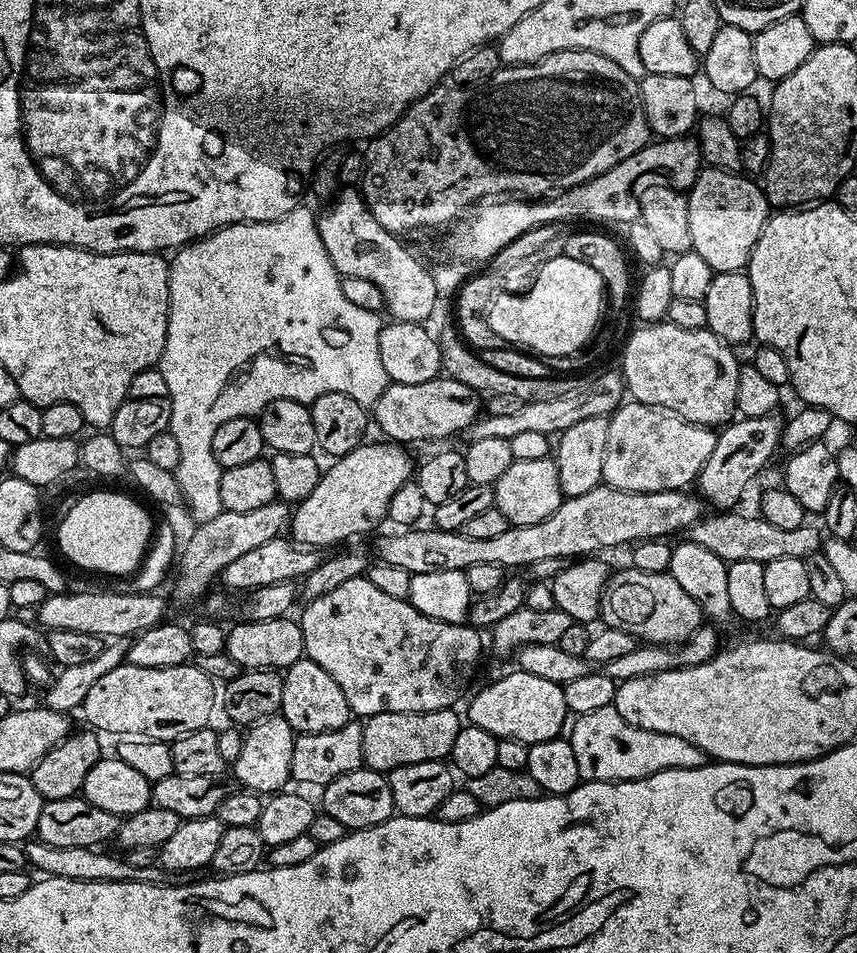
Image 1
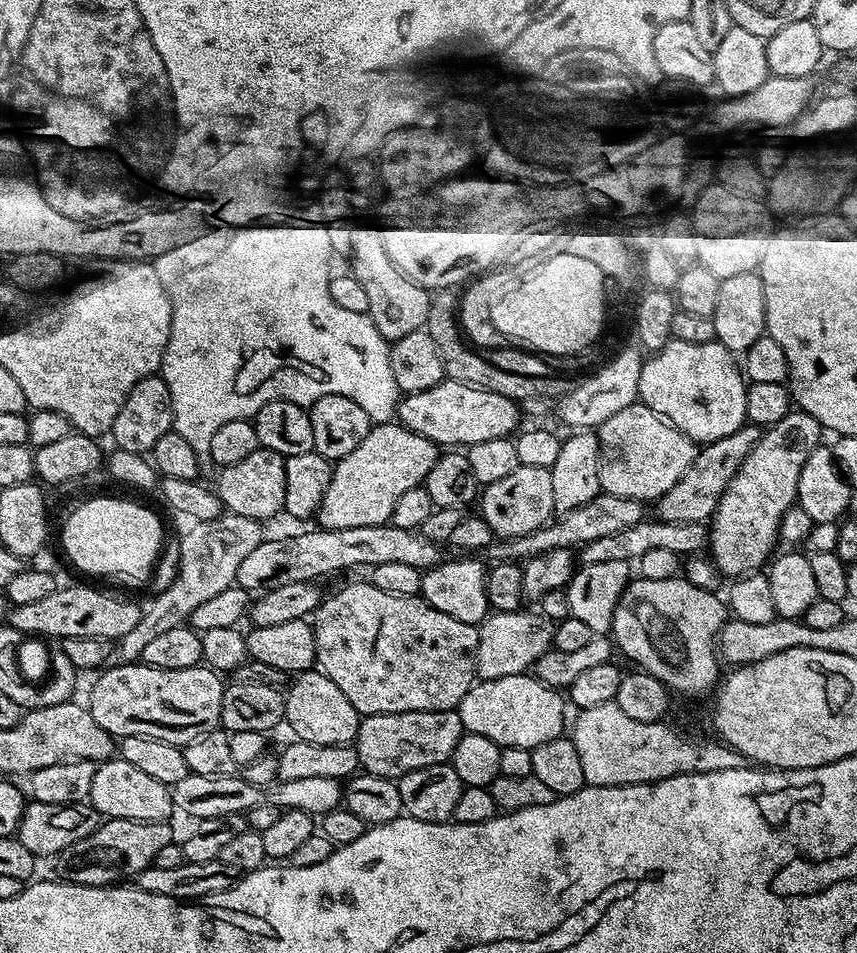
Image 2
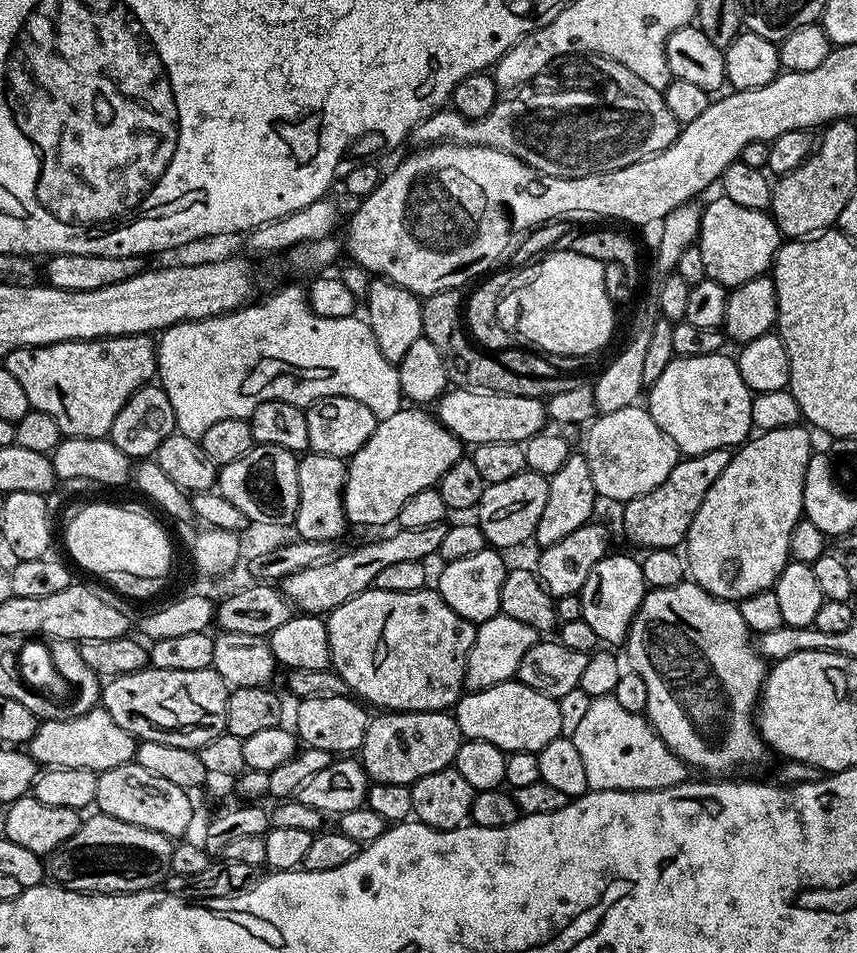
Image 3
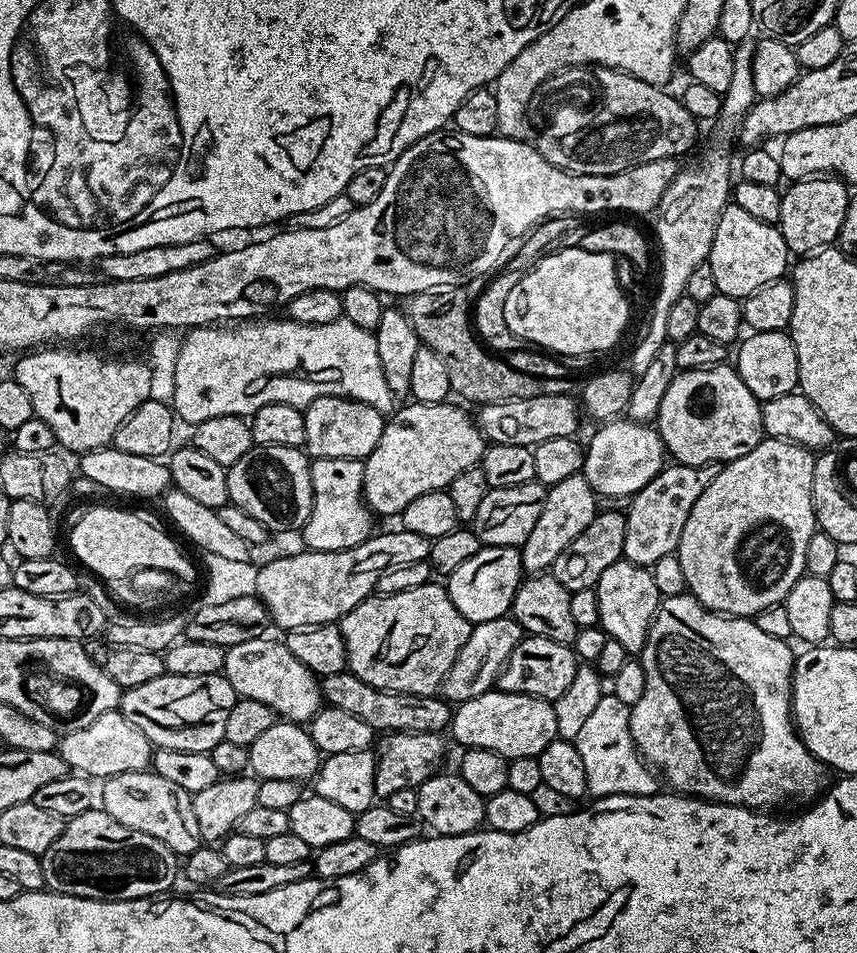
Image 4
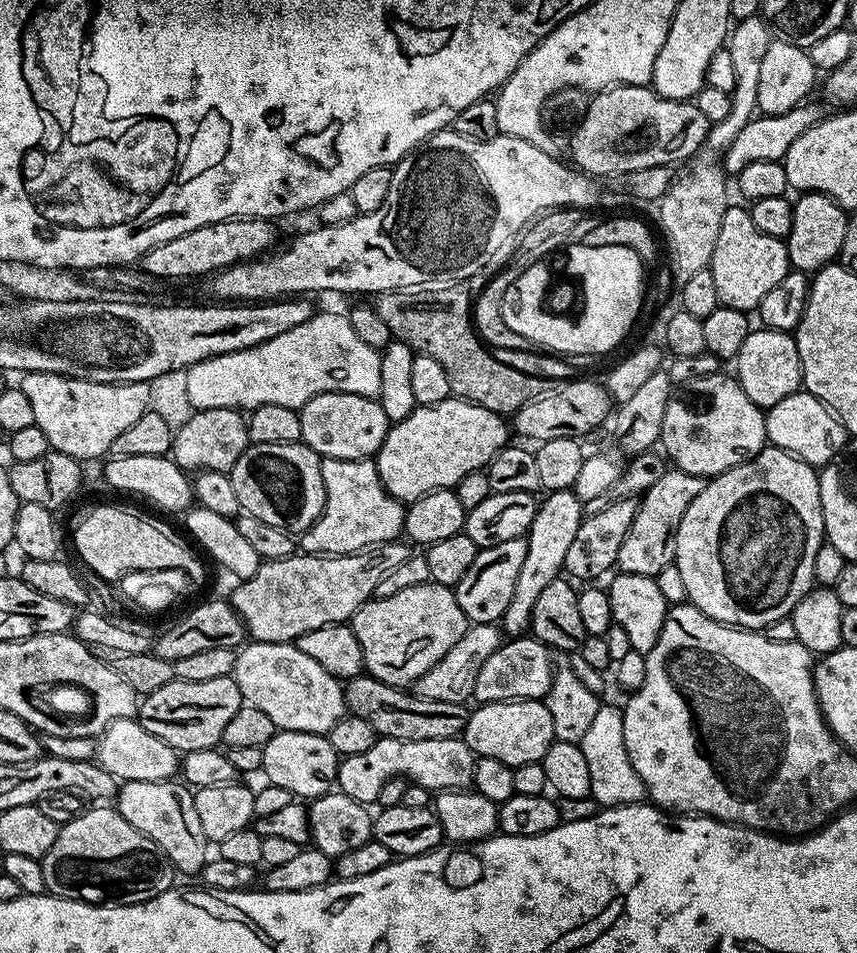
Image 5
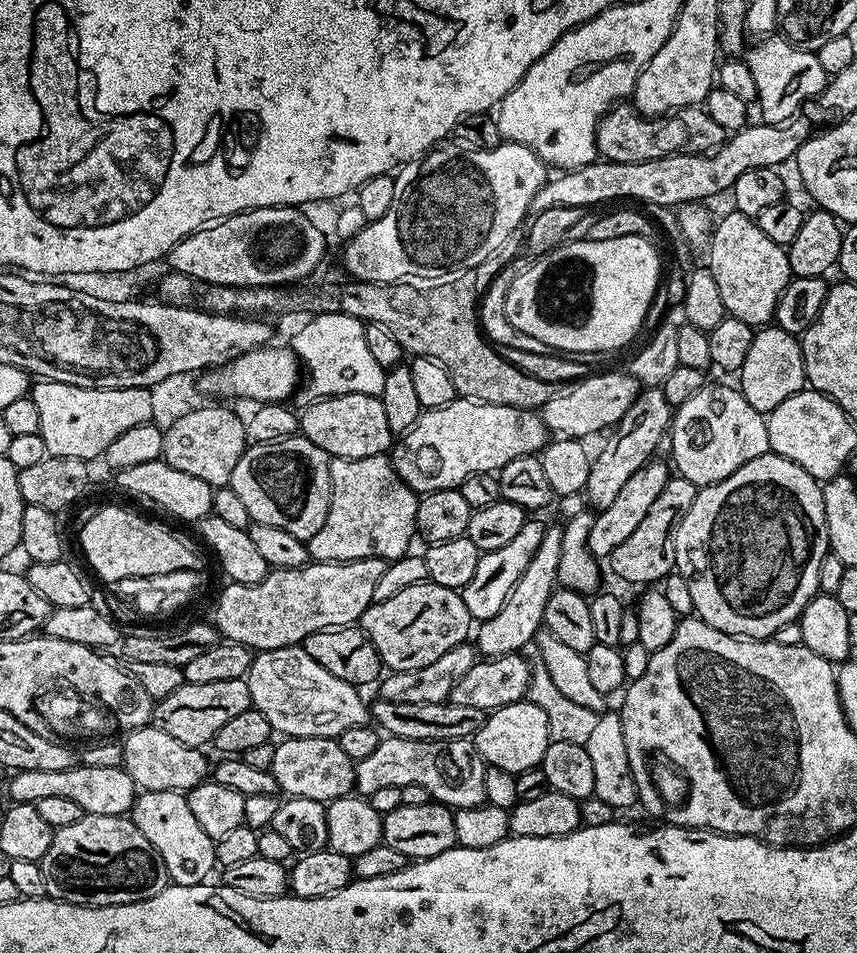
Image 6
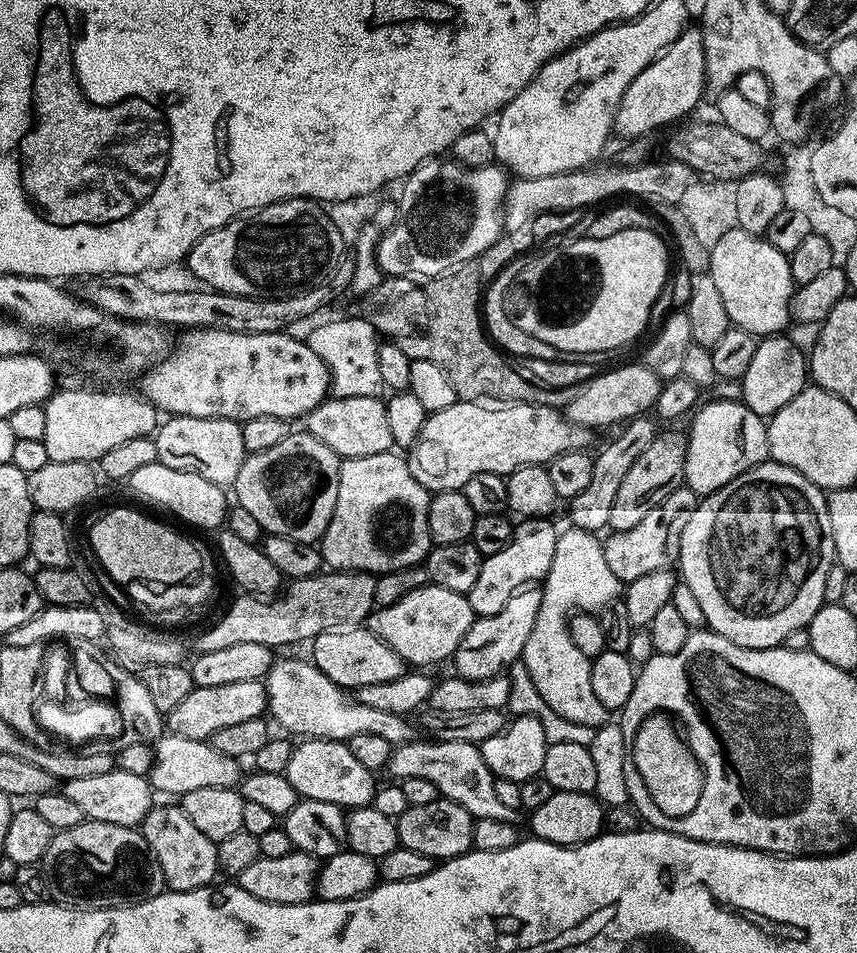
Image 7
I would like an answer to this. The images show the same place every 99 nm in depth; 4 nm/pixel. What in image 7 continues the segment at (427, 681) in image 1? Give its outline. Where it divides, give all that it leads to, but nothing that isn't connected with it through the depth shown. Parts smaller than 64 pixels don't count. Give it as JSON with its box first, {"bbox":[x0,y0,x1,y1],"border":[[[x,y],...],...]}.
{"bbox":[366,582,477,666],"border":[[[429,582],[418,590],[410,590],[406,598],[398,598],[394,606],[376,608],[369,614],[366,626],[378,638],[382,638],[382,642],[386,642],[386,646],[390,646],[390,650],[394,650],[394,654],[398,654],[398,658],[402,658],[405,665],[428,666],[424,664],[440,664],[447,656],[448,659],[455,657],[456,648],[462,642],[462,638],[466,638],[466,630],[470,630],[470,626],[477,619],[465,593],[442,590],[442,586]]]}

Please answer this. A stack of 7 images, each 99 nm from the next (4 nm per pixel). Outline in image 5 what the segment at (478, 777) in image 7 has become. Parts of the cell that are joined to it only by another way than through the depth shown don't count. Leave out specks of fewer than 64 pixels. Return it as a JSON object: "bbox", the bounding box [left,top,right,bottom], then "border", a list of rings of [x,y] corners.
{"bbox":[335,737,477,806],"border":[[[379,737],[370,746],[370,750],[365,750],[362,754],[345,756],[339,761],[339,768],[335,780],[335,787],[339,791],[345,792],[354,802],[365,806],[372,806],[377,803],[382,794],[382,786],[386,786],[388,780],[403,778],[411,783],[422,786],[430,794],[445,792],[446,790],[465,790],[472,788],[472,779],[474,778],[474,766],[477,762],[477,755],[466,746],[462,738],[426,738],[422,742],[410,742],[402,738]]]}

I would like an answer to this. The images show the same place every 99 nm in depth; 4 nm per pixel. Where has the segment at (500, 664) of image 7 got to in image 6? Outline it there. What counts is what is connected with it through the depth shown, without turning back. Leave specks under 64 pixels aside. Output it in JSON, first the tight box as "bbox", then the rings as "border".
{"bbox":[474,527,562,657],"border":[[[549,527],[542,538],[542,546],[538,546],[534,558],[530,558],[530,566],[526,566],[526,574],[518,578],[518,586],[514,586],[510,598],[506,598],[502,610],[498,610],[494,618],[483,621],[475,629],[474,644],[481,657],[505,656],[511,652],[519,652],[526,642],[536,639],[544,623],[546,602],[550,602],[550,594],[558,587],[556,575],[558,558],[561,554],[562,531],[559,527]]]}

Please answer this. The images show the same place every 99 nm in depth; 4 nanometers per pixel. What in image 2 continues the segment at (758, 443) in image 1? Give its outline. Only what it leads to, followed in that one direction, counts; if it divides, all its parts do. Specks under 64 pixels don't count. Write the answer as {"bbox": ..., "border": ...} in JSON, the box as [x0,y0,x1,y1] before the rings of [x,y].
{"bbox":[655,426,762,523],"border":[[[745,426],[734,430],[734,434],[726,434],[726,438],[718,438],[718,442],[710,442],[703,445],[697,451],[694,462],[690,462],[690,470],[655,500],[655,519],[662,523],[700,523],[711,521],[712,515],[716,513],[718,502],[730,486],[730,478],[738,474],[738,466],[746,462],[750,450],[759,442],[762,432],[759,427]]]}

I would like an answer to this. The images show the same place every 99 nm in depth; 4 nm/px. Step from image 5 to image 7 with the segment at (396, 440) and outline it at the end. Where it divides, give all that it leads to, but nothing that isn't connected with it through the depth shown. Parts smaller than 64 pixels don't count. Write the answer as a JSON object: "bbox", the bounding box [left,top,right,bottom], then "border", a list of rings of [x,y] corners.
{"bbox":[406,399,594,494],"border":[[[457,399],[454,406],[446,406],[446,410],[438,410],[426,418],[422,426],[422,434],[407,449],[406,459],[410,466],[410,474],[414,474],[417,482],[430,494],[438,492],[459,492],[474,474],[498,474],[507,477],[509,472],[522,466],[535,464],[547,465],[554,458],[567,452],[579,452],[587,449],[594,436],[593,429],[578,426],[561,409],[542,406],[541,404],[501,403],[489,406],[475,400]]]}

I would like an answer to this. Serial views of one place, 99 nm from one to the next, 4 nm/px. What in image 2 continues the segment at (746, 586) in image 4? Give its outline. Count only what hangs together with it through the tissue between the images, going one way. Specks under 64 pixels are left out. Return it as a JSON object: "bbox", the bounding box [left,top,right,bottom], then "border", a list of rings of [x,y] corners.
{"bbox":[706,410,821,577],"border":[[[793,410],[761,435],[746,462],[738,466],[738,474],[730,478],[707,529],[706,548],[712,551],[711,563],[721,577],[746,576],[769,563],[772,547],[780,540],[782,514],[796,504],[798,474],[806,466],[806,458],[821,447],[820,435],[820,423],[810,414]]]}

